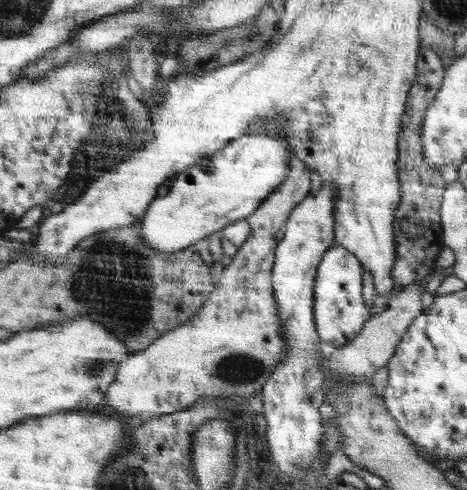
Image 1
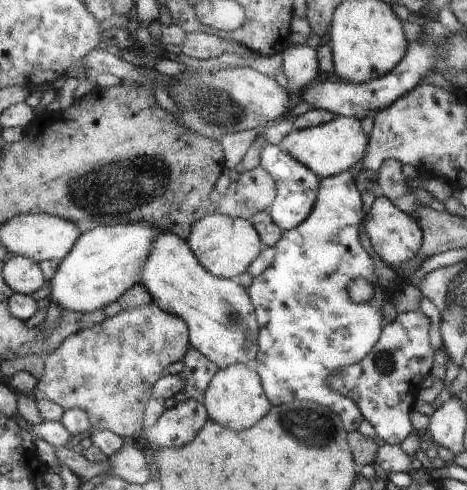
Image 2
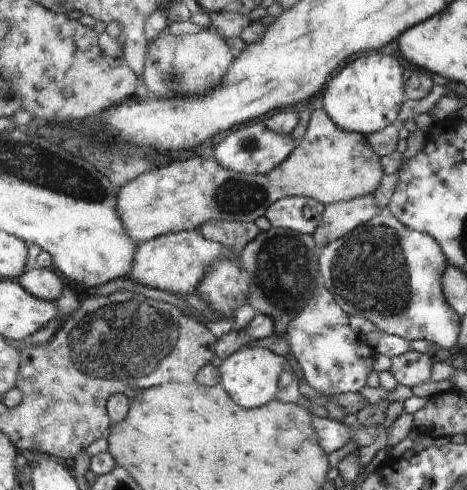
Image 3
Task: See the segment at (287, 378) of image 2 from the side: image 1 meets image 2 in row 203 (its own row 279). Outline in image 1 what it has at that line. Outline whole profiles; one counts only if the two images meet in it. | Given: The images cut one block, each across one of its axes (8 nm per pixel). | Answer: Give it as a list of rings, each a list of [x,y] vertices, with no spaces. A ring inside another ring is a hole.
[[[333,244],[333,248],[325,254],[323,266],[319,266],[319,278],[315,288],[315,322],[323,344],[331,344],[335,350],[349,346],[359,338],[373,312],[365,300],[365,270],[363,264],[351,250]]]

